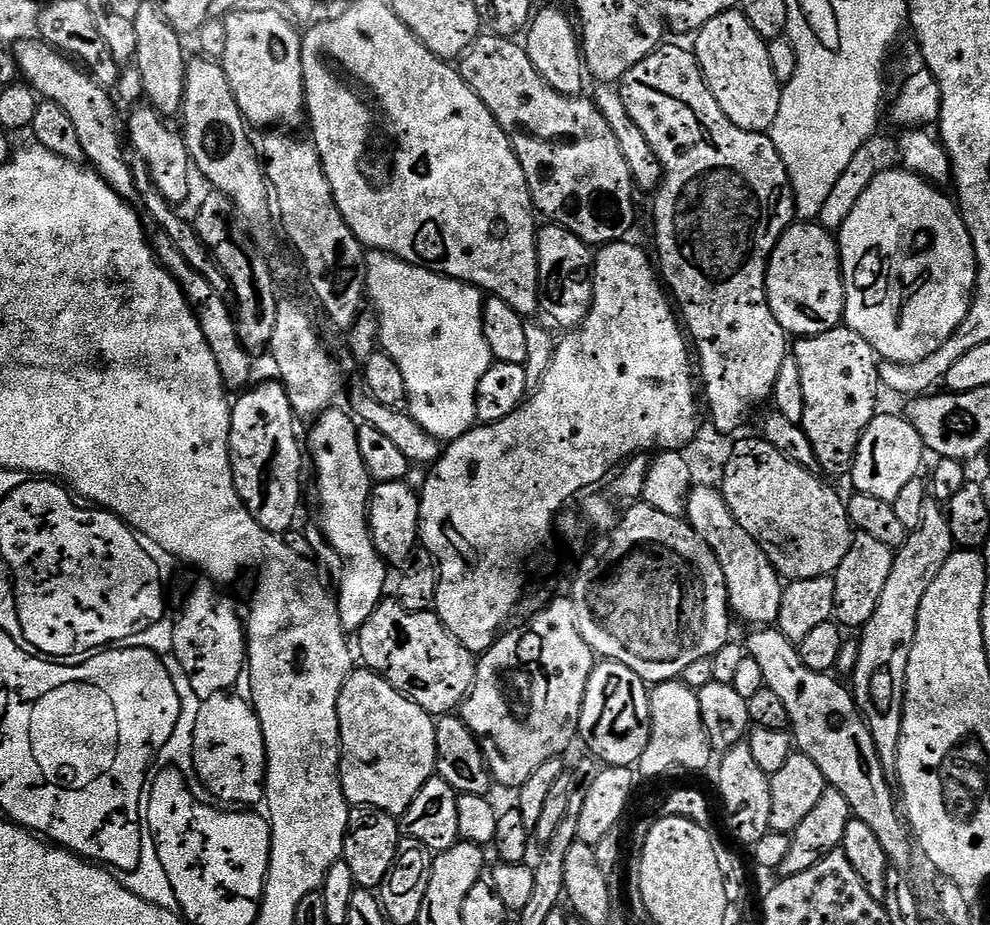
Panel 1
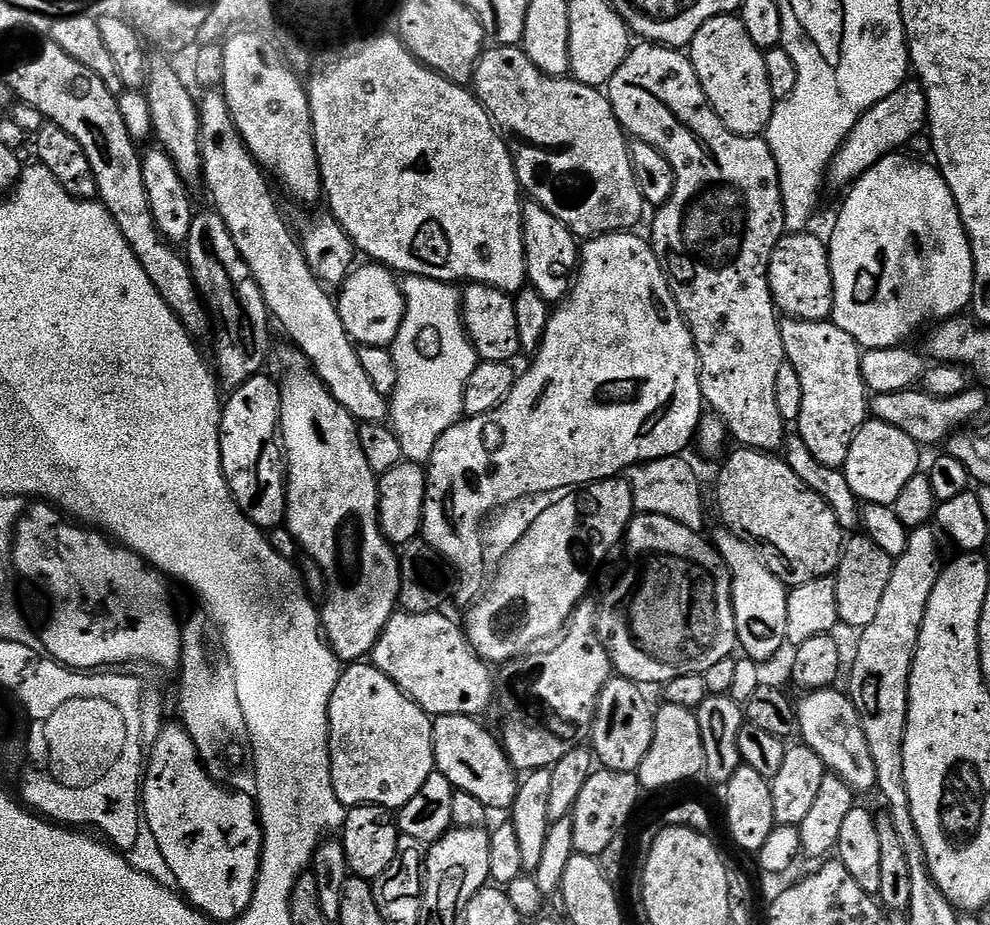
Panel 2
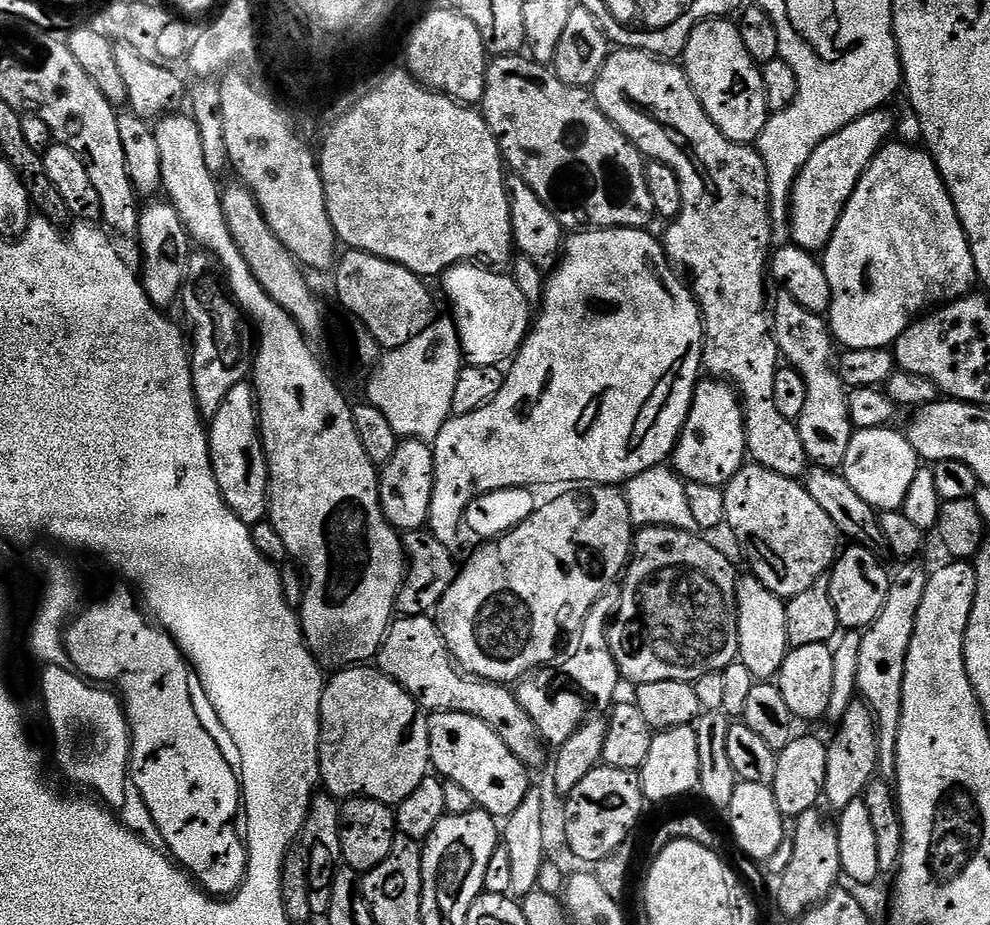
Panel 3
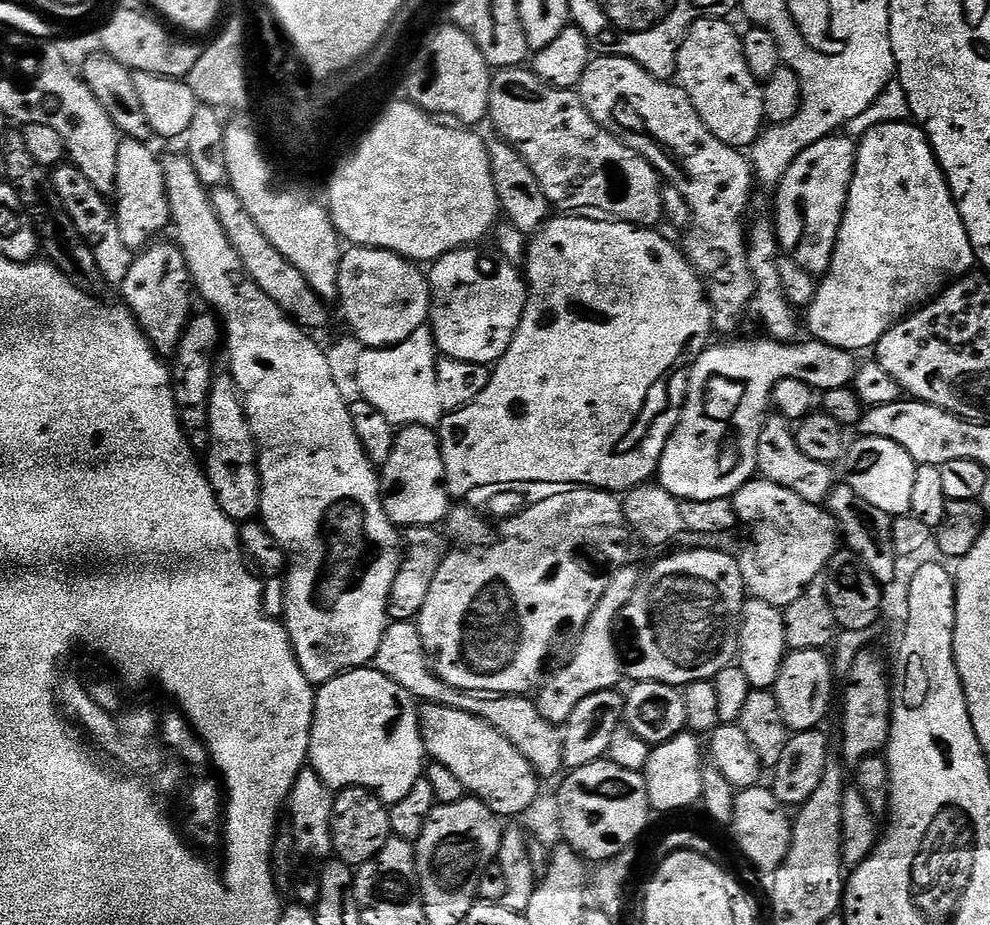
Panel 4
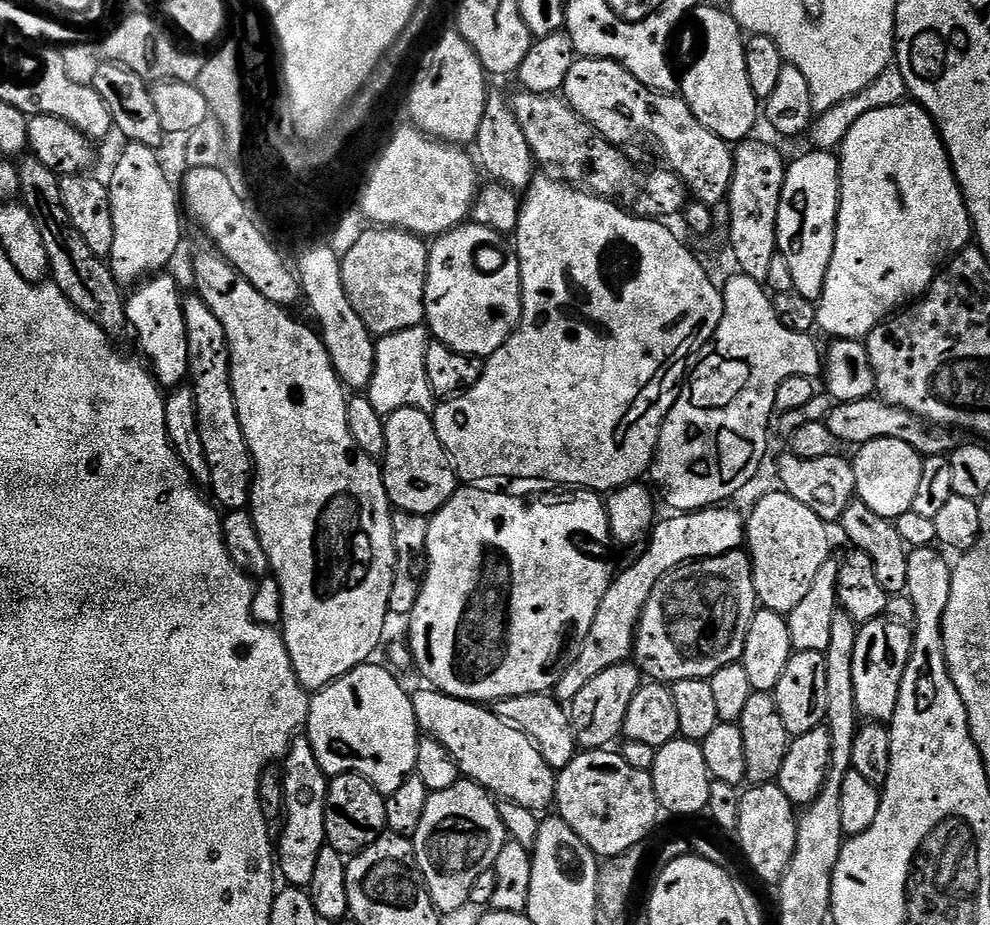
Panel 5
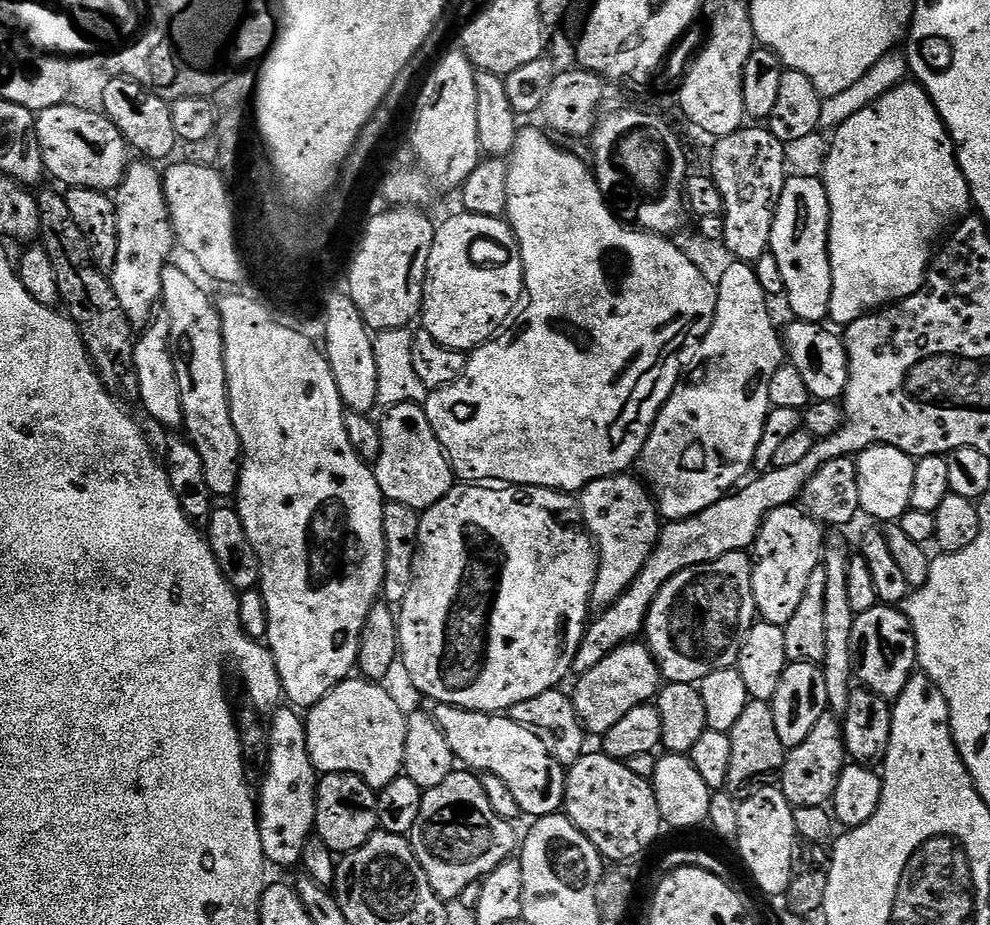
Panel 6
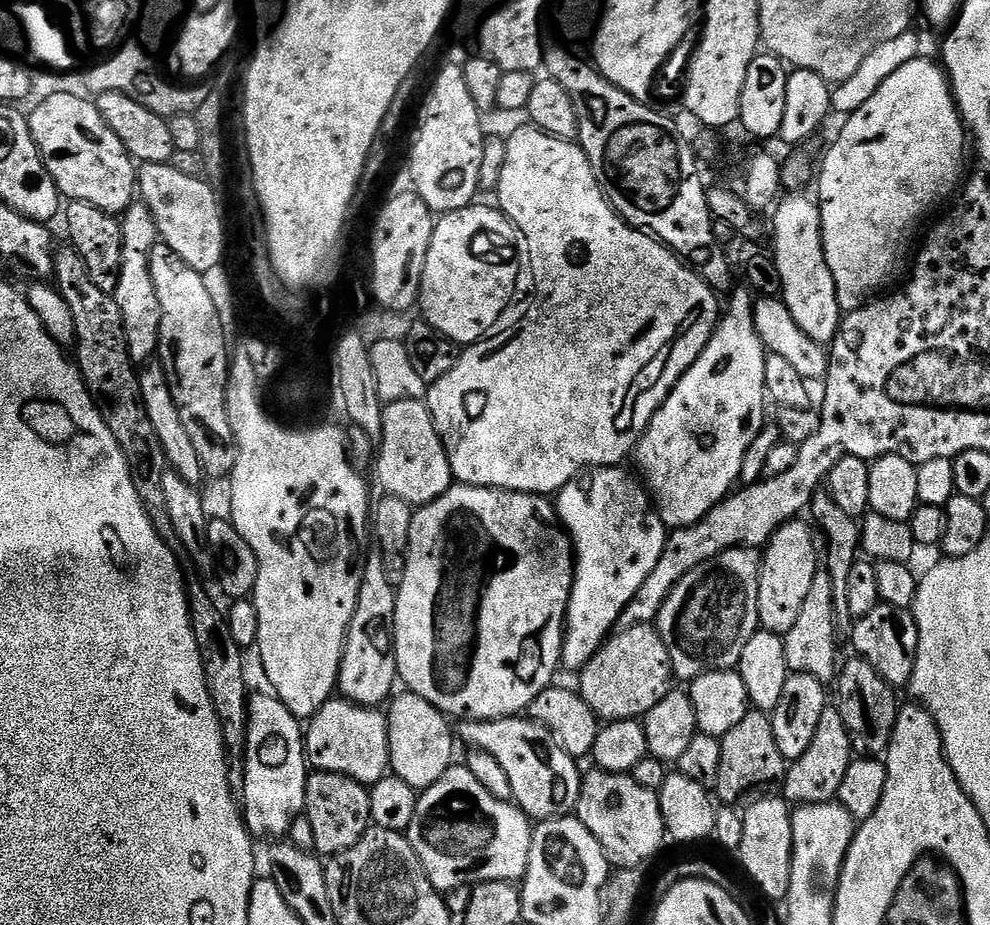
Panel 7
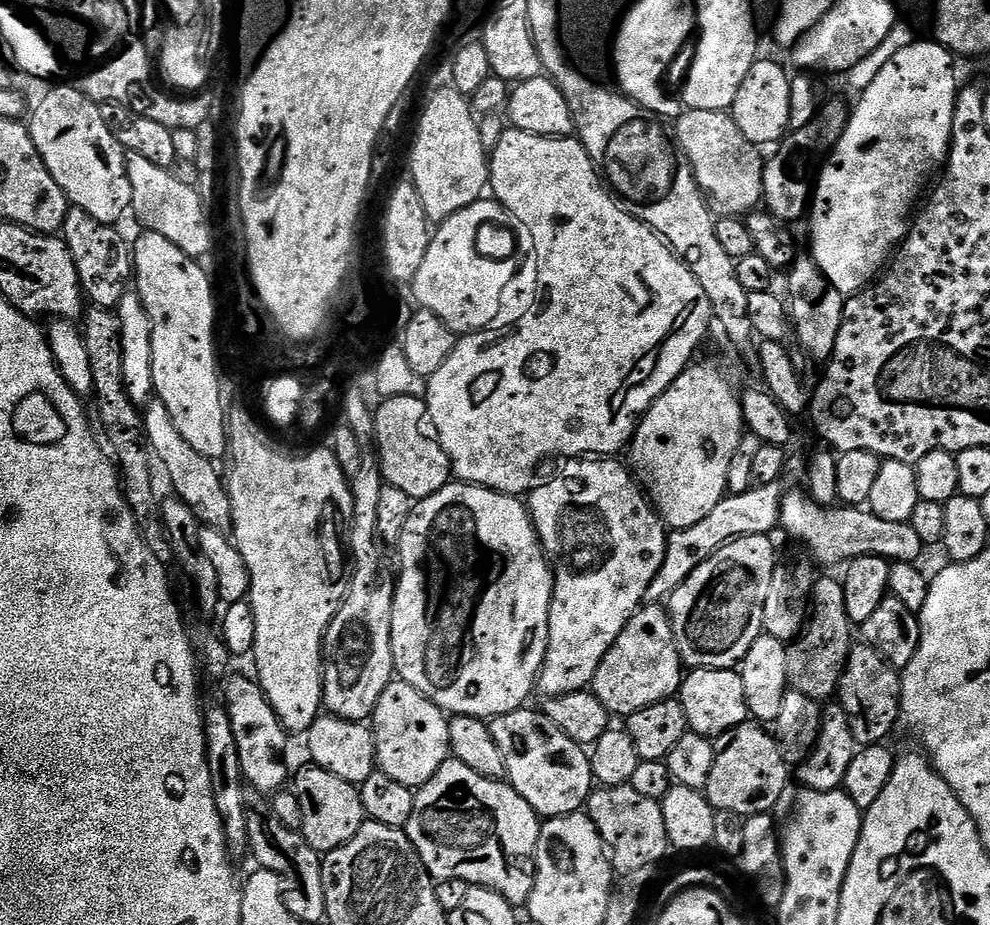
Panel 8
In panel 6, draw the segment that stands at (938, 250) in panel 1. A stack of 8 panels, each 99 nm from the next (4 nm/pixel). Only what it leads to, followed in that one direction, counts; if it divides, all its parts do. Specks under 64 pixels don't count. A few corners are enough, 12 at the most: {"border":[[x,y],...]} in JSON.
{"border":[[900,83],[835,129],[828,320],[922,287],[972,191]]}

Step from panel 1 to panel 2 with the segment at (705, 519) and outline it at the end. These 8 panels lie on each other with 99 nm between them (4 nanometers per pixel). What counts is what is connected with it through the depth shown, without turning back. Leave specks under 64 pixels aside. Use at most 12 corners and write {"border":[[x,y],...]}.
{"border":[[731,530],[710,536],[730,573],[739,647],[786,644],[789,589]]}

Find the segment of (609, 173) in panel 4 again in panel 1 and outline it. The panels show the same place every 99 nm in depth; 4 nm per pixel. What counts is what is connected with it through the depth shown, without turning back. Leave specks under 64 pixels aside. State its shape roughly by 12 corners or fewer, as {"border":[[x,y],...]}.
{"border":[[481,34],[460,77],[508,135],[535,211],[590,246],[636,224],[591,99]]}

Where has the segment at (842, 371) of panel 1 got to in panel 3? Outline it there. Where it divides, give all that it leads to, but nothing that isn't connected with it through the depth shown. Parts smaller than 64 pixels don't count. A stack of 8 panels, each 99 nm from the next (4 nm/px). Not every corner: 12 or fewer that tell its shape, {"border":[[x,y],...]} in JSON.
{"border":[[780,290],[781,357],[806,377],[798,421],[817,469],[843,469],[854,429],[830,325]]}

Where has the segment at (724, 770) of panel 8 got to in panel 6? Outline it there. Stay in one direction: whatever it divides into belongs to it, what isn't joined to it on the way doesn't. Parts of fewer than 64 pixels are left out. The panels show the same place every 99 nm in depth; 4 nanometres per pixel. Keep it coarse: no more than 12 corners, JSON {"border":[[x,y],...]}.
{"border":[[749,699],[730,738],[727,791],[769,787],[786,749],[772,706]]}

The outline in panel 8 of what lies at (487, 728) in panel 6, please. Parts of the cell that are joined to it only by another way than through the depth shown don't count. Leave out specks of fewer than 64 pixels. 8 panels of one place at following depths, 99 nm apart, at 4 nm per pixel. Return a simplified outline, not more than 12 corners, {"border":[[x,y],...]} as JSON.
{"border":[[543,711],[490,724],[507,783],[541,818],[581,811],[589,753]]}

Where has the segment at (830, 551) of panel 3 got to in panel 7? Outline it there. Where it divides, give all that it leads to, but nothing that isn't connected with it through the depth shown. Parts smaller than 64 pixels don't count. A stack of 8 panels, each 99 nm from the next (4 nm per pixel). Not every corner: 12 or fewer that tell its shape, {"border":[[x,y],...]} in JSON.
{"border":[[797,518],[762,552],[760,628],[798,622],[818,571],[813,529]]}

